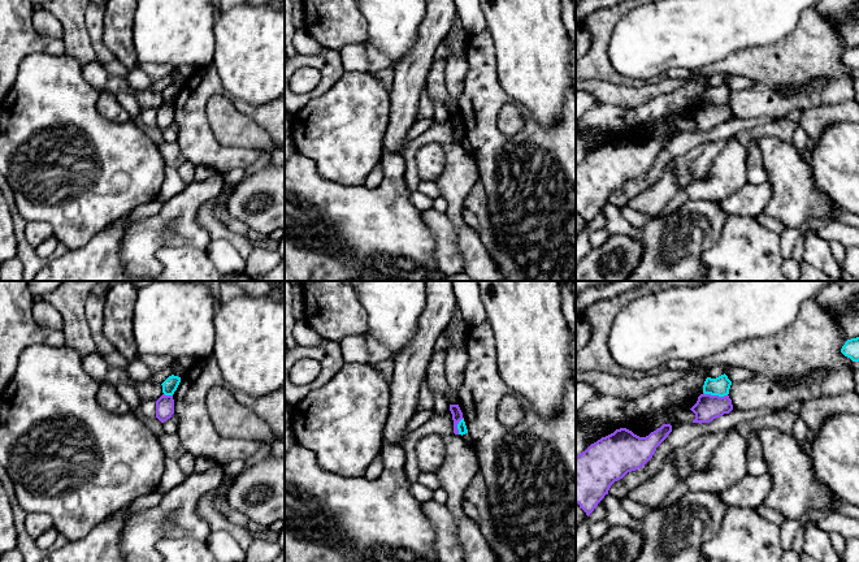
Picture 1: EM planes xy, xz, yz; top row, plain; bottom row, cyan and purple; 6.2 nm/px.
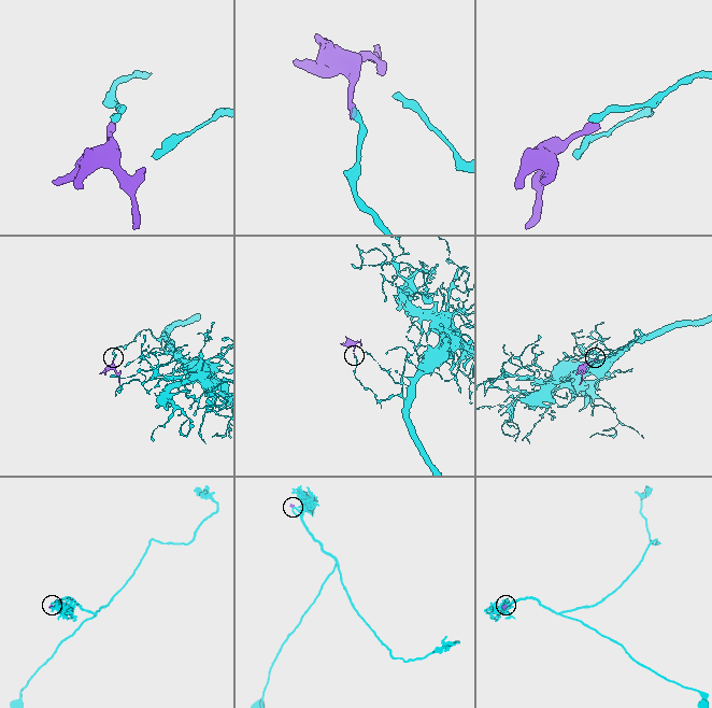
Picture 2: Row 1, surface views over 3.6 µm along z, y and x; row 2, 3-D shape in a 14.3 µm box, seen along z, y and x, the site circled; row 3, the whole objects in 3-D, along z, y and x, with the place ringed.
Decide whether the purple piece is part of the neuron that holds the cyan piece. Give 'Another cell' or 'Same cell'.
Another cell

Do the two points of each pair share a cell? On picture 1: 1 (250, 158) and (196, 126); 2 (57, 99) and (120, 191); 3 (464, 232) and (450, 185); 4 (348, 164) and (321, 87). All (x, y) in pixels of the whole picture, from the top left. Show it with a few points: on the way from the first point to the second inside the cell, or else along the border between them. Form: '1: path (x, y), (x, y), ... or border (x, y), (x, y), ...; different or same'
1: path (235, 158), (222, 158), (205, 141); same
2: path (76, 122), (96, 152), (98, 168); same
3: path (456, 220), (455, 197); same
4: border (345, 72), (330, 87), (311, 98), (298, 111); different

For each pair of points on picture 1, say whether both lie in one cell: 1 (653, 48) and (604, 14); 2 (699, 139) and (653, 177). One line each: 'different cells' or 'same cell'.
1: different cells
2: same cell

